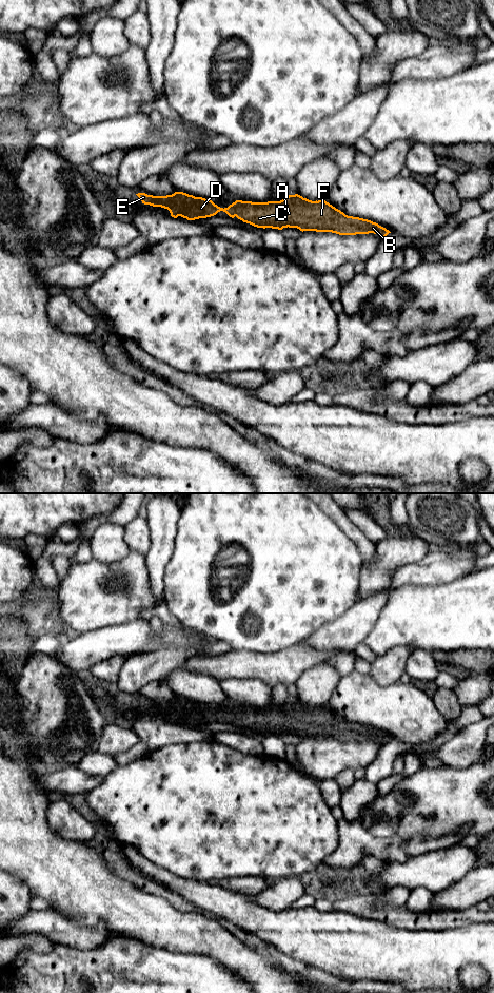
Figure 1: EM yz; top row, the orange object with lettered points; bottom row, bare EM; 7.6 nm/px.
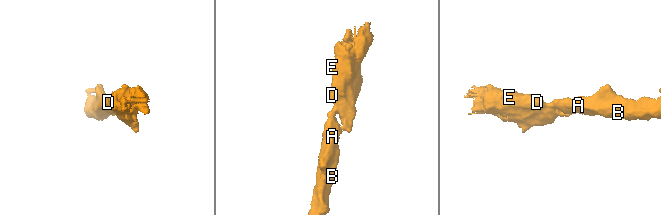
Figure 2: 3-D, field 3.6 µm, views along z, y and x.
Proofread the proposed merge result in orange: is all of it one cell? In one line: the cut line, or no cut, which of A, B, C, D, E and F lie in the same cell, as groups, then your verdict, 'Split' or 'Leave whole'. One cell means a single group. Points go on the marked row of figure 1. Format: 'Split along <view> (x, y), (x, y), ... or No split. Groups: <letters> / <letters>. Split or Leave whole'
No split. Groups: A B C D E F. Leave whole

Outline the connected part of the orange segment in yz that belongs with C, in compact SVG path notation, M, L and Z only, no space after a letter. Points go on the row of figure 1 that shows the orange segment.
M183 192L166 196L136 194L144 205L167 209L171 216L187 220L206 218L223 211L243 222L257 228L297 228L300 231L332 232L339 235L374 233L381 238L391 233L368 219L348 216L324 199L312 201L295 194L280 201L252 202L236 200L228 208L220 208L212 200L195 197Z

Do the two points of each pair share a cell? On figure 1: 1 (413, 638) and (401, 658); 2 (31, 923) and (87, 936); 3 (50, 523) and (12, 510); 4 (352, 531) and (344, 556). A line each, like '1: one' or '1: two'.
1: two
2: one
3: one
4: two

